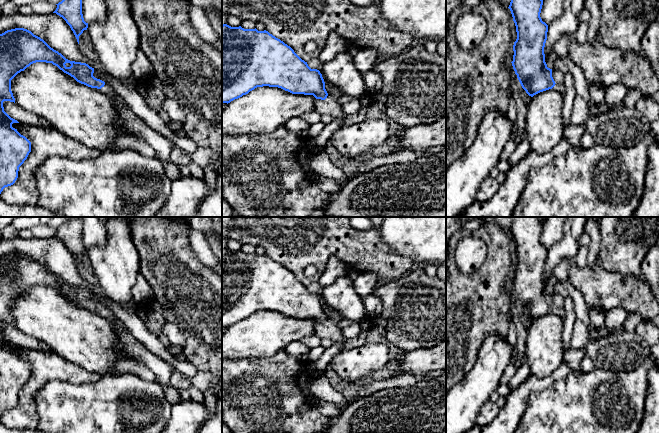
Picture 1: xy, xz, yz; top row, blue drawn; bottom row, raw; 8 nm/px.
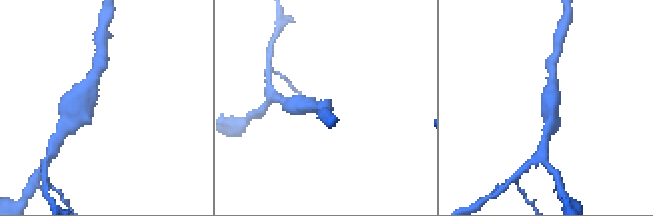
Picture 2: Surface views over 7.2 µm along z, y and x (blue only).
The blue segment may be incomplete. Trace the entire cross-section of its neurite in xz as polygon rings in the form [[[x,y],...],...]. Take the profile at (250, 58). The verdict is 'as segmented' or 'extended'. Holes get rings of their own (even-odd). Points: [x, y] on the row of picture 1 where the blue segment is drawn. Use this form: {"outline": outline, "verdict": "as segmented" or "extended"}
{"outline": [[[222,25],[222,103],[231,101],[248,94],[257,87],[278,87],[292,94],[313,95],[317,100],[315,110],[321,115],[330,115],[334,119],[344,120],[347,116],[342,111],[342,105],[336,98],[329,96],[325,89],[322,74],[317,69],[311,69],[307,62],[302,60],[294,50],[268,31],[255,29],[244,29],[241,26],[231,27]]], "verdict": "extended"}

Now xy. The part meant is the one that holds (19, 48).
{"outline": [[[15,28],[0,34],[0,194],[5,187],[15,183],[18,178],[19,167],[31,152],[31,142],[21,135],[17,129],[12,127],[13,123],[19,122],[4,111],[3,102],[10,101],[15,103],[15,98],[11,91],[11,80],[18,73],[36,62],[52,63],[64,73],[73,77],[77,82],[107,95],[113,101],[114,108],[127,132],[148,143],[162,163],[170,161],[171,151],[176,146],[174,142],[150,128],[137,117],[127,106],[124,99],[108,83],[93,76],[94,68],[86,63],[66,59],[61,53],[51,48],[43,39],[34,35],[31,31],[24,28]]], "verdict": "extended"}

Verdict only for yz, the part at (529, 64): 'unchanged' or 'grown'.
grown

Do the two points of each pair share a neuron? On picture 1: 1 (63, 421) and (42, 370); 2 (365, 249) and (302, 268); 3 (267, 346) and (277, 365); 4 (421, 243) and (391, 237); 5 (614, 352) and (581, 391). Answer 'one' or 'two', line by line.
1: two
2: one
3: two
4: one
5: two

